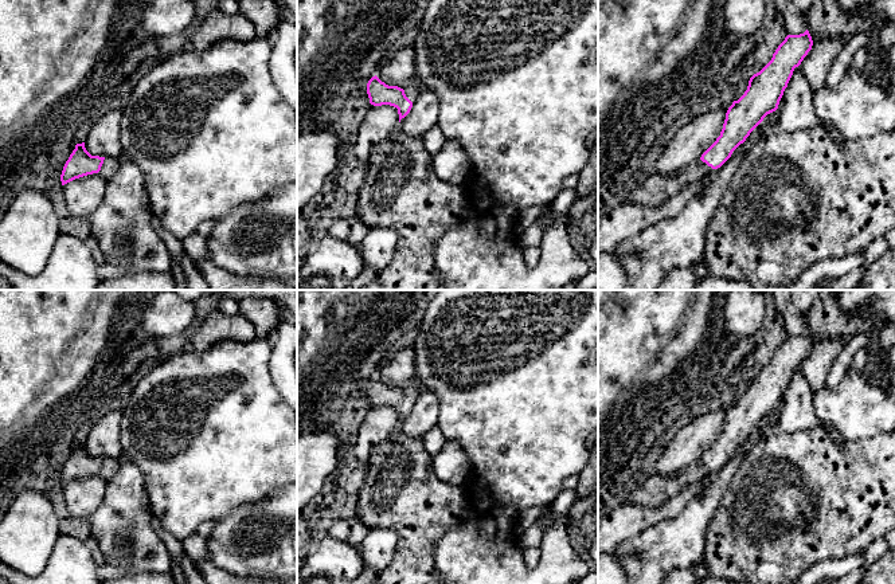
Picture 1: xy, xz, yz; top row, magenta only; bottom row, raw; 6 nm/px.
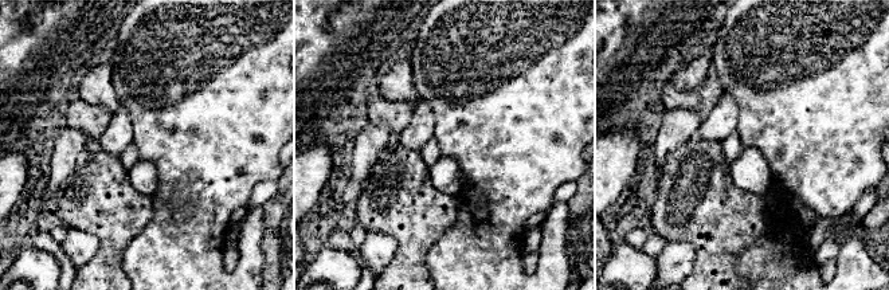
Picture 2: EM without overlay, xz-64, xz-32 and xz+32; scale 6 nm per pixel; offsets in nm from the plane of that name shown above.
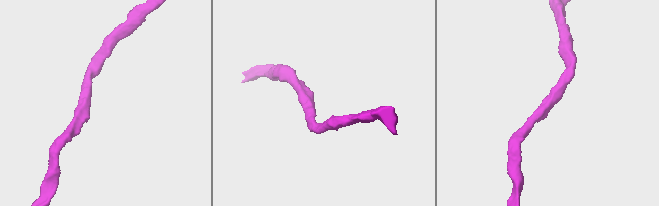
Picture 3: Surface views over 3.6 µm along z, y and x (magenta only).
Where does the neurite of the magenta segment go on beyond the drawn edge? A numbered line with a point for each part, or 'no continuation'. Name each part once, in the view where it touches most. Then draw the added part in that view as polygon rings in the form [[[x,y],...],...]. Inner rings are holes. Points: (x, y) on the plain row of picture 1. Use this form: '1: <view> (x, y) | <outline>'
1: xy (110, 466) | [[[106,458],[98,474],[108,482],[117,473],[118,466],[118,459]]]

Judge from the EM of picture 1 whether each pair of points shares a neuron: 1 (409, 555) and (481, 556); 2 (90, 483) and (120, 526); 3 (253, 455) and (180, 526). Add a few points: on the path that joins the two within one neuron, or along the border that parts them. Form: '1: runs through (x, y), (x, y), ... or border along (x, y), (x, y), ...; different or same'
1: border along (452, 528), (434, 544), (436, 569); different
2: border along (108, 482), (102, 502), (92, 516); different
3: runs through (234, 474), (199, 508); same

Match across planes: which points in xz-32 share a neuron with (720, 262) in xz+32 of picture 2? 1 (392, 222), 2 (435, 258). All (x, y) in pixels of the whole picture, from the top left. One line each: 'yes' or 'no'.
1: yes
2: no

